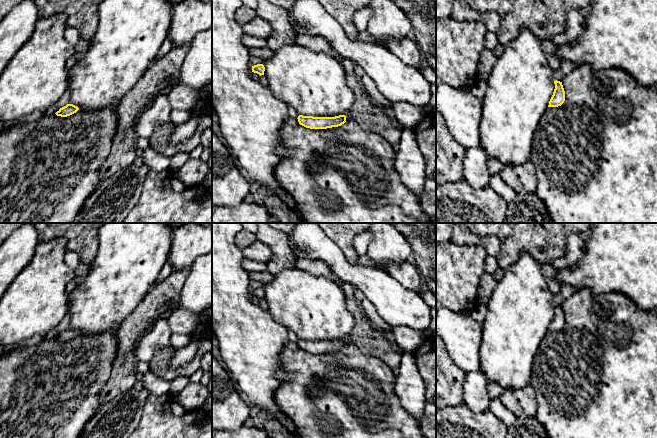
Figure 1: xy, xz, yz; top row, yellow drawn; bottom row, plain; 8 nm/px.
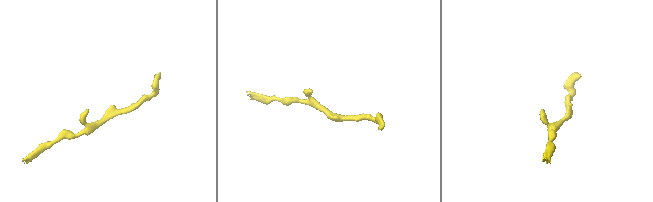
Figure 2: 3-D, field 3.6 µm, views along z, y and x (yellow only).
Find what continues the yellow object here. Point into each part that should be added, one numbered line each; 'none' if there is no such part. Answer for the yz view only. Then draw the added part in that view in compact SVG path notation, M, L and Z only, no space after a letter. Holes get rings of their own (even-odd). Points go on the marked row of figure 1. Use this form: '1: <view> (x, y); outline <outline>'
none

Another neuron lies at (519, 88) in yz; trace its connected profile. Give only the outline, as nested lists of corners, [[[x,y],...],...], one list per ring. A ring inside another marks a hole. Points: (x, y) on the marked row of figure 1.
[[[522,28],[517,36],[504,46],[503,54],[498,58],[487,80],[487,90],[482,100],[479,125],[480,146],[489,159],[496,158],[502,165],[516,166],[530,158],[535,129],[547,110],[555,89],[553,75],[554,70],[548,64],[546,53],[541,46],[541,39],[530,29]]]

